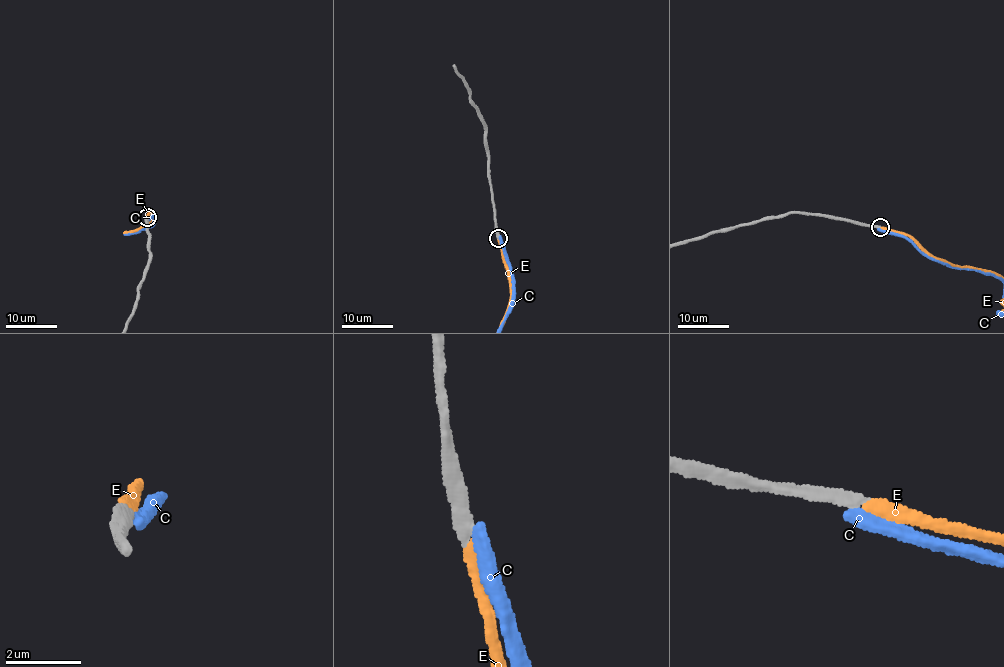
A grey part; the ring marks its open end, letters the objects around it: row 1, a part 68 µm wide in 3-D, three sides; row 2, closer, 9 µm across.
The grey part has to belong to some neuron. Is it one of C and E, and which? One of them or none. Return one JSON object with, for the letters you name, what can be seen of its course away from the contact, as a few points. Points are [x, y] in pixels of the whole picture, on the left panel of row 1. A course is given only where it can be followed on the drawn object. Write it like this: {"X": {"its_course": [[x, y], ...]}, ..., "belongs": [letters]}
{"belongs": ["E"]}

